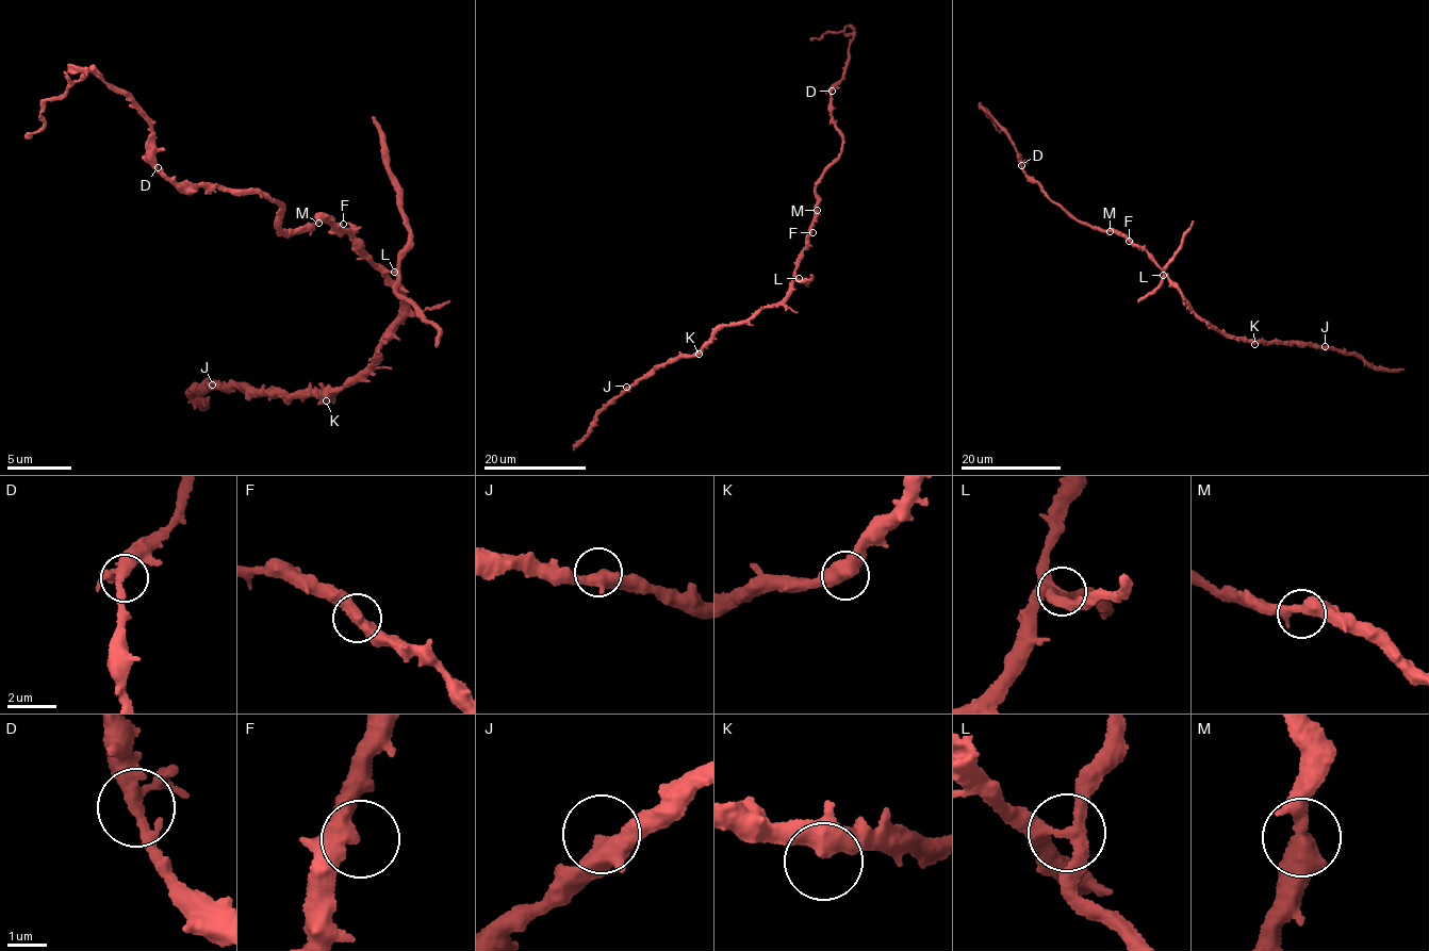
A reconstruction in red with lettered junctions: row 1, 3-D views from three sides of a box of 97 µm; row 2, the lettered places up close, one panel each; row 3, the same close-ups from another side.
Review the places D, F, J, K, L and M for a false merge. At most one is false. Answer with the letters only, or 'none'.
L

